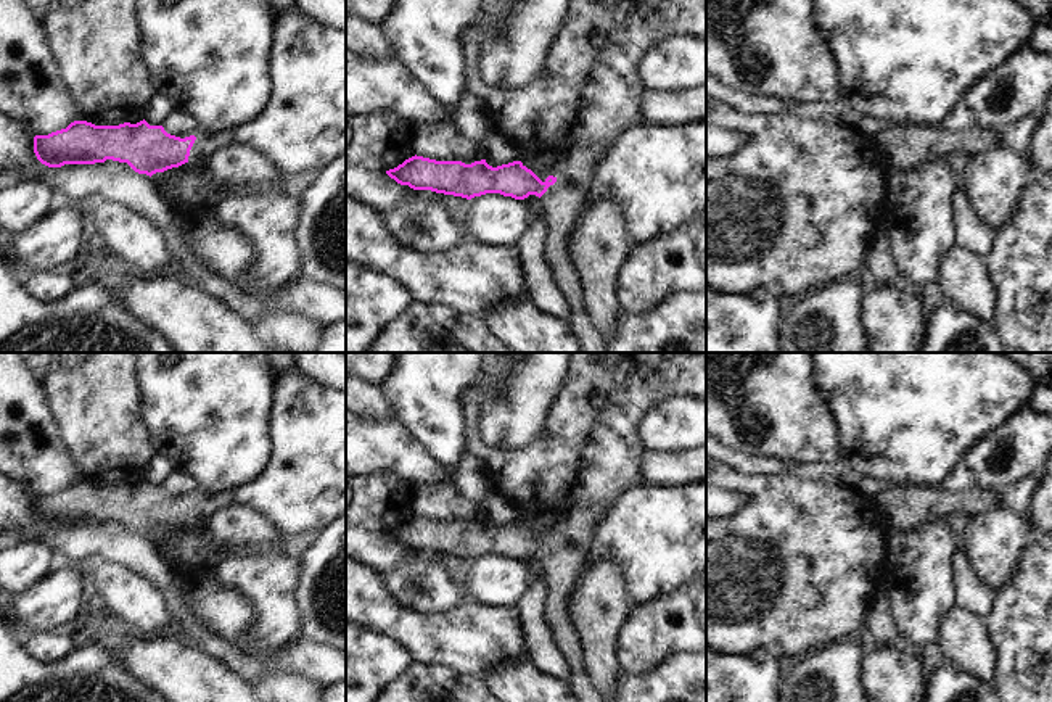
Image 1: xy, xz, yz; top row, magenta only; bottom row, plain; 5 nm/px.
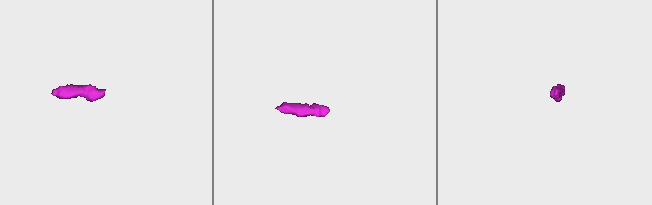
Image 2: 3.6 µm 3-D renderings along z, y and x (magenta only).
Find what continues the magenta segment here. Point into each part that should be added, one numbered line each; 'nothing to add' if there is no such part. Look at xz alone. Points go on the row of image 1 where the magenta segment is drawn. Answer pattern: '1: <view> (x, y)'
1: xz (562, 202)

